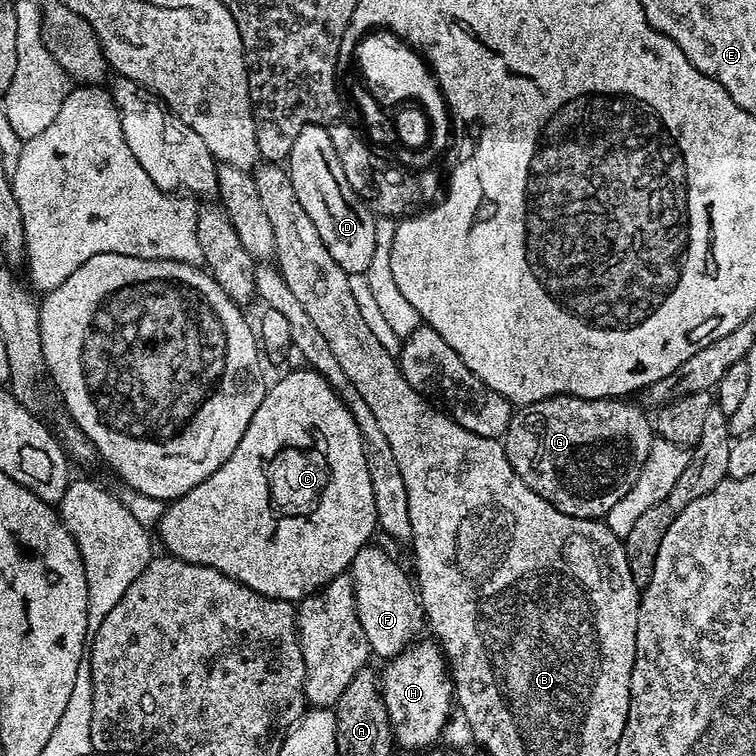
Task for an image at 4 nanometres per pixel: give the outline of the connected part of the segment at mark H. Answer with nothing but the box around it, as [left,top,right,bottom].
[378,639,454,748]

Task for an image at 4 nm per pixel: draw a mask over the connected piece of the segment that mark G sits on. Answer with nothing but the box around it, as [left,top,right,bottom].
[502,395,654,520]

